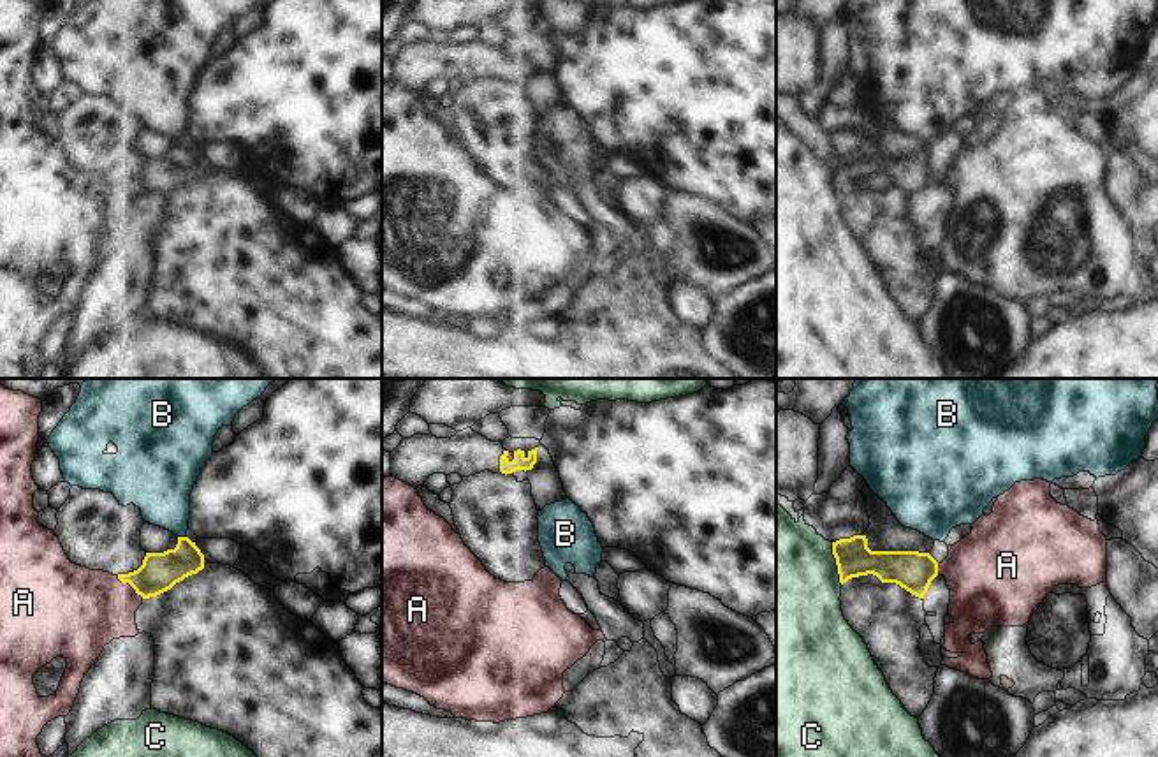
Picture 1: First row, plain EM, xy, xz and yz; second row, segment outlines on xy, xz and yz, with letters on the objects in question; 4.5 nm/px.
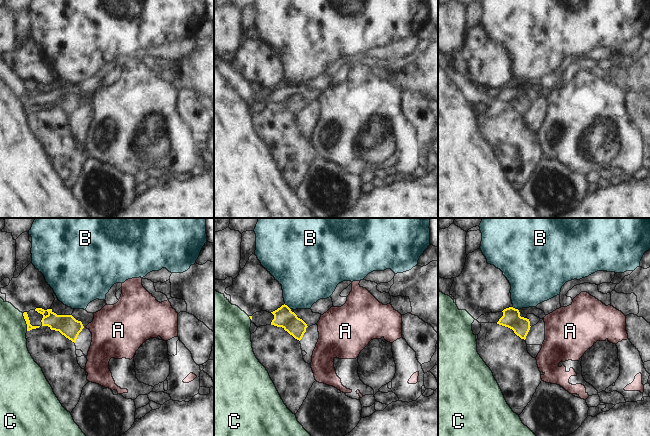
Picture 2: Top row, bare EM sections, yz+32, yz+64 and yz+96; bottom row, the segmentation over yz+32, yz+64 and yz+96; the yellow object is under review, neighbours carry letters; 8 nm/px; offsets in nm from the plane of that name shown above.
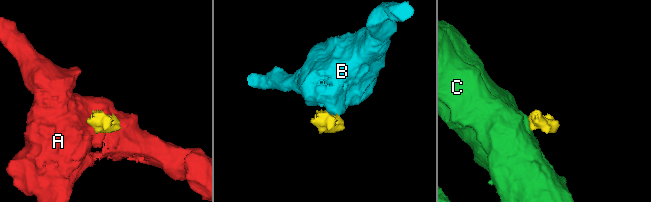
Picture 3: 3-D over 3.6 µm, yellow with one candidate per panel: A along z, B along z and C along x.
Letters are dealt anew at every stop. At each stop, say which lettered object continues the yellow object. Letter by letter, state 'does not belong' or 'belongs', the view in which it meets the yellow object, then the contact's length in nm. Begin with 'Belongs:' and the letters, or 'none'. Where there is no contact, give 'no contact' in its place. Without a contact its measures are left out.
Belongs: none
A: does not belong | xy | 160 nm
B: does not belong | xy | 40 nm
C: does not belong | yz | 200 nm

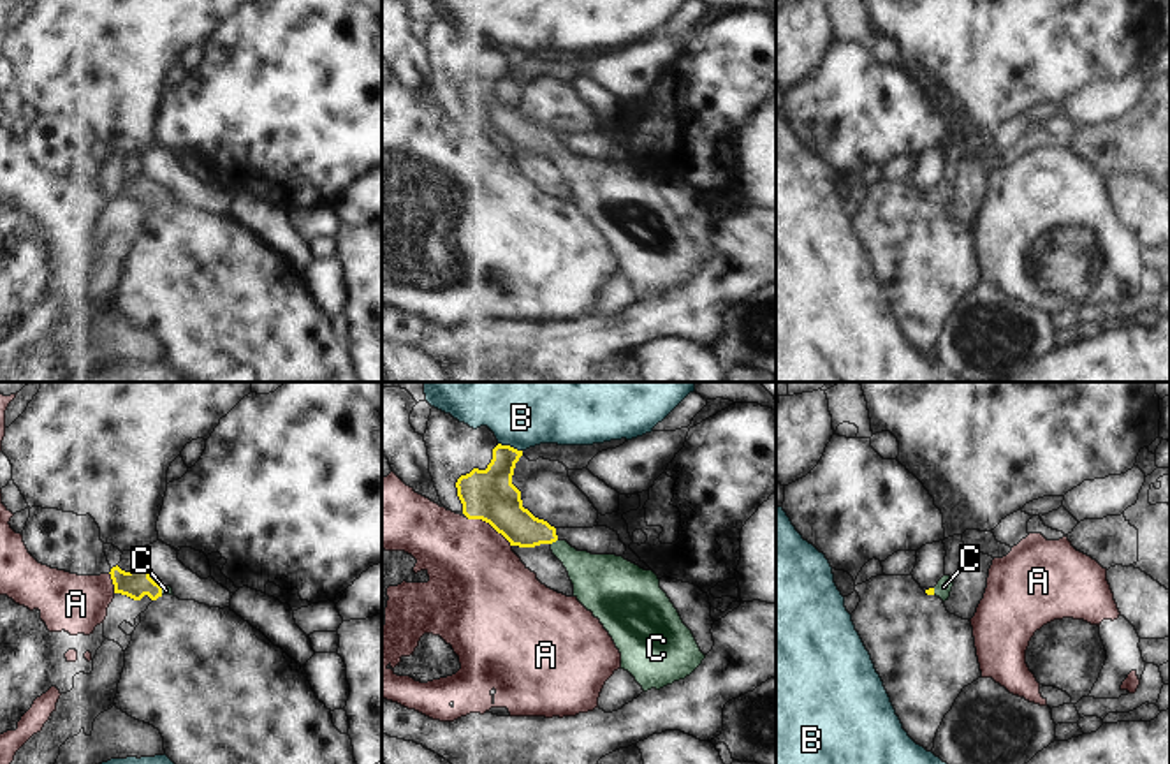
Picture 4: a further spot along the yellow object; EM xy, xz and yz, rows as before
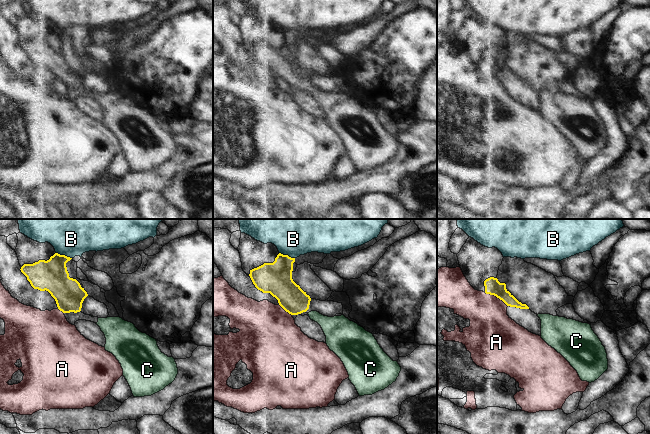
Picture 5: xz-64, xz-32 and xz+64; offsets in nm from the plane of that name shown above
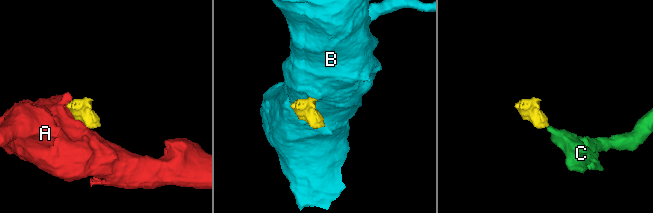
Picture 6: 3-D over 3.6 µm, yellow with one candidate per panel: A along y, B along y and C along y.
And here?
Belongs: C
A: does not belong | xz | 240 nm
B: does not belong | xz | 120 nm
C: belongs | xz | 40 nm

